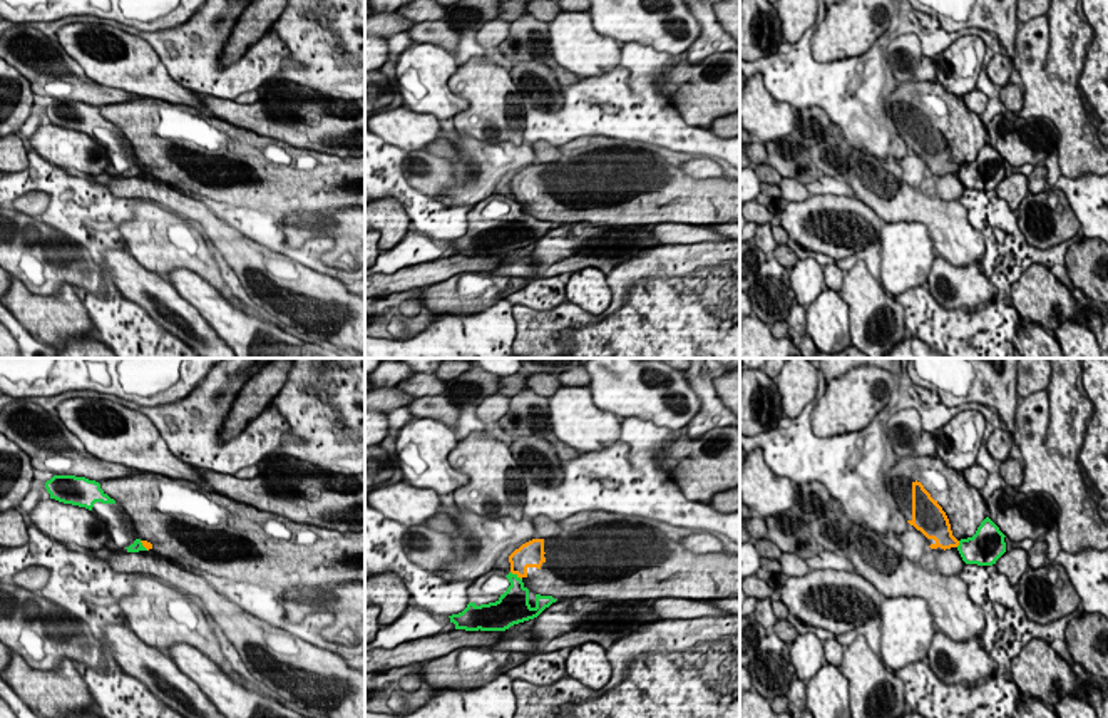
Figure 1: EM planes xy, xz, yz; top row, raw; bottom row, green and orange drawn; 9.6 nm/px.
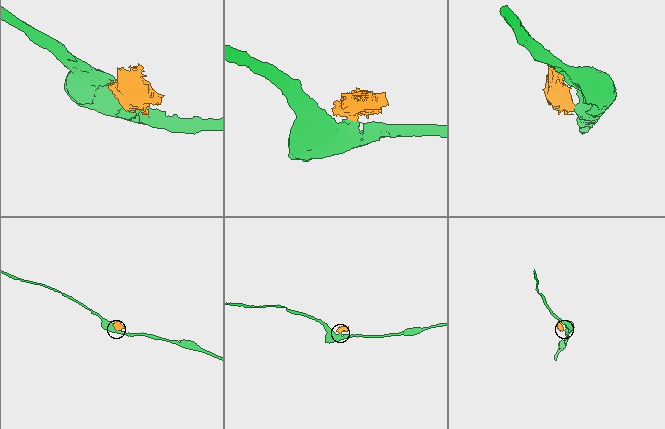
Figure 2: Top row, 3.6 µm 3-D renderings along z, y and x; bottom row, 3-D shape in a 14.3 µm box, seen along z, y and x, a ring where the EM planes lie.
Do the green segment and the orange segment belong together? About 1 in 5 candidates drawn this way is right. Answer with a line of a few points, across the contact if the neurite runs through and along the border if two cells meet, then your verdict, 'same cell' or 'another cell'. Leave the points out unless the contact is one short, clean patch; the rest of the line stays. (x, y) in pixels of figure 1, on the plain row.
xz (511, 196), (521, 205) | another cell

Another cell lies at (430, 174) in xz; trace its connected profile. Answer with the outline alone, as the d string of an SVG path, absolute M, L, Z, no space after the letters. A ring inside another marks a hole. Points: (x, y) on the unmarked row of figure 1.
M427 151L408 152L403 161L403 174L413 189L430 197L444 194L455 184L450 161Z

